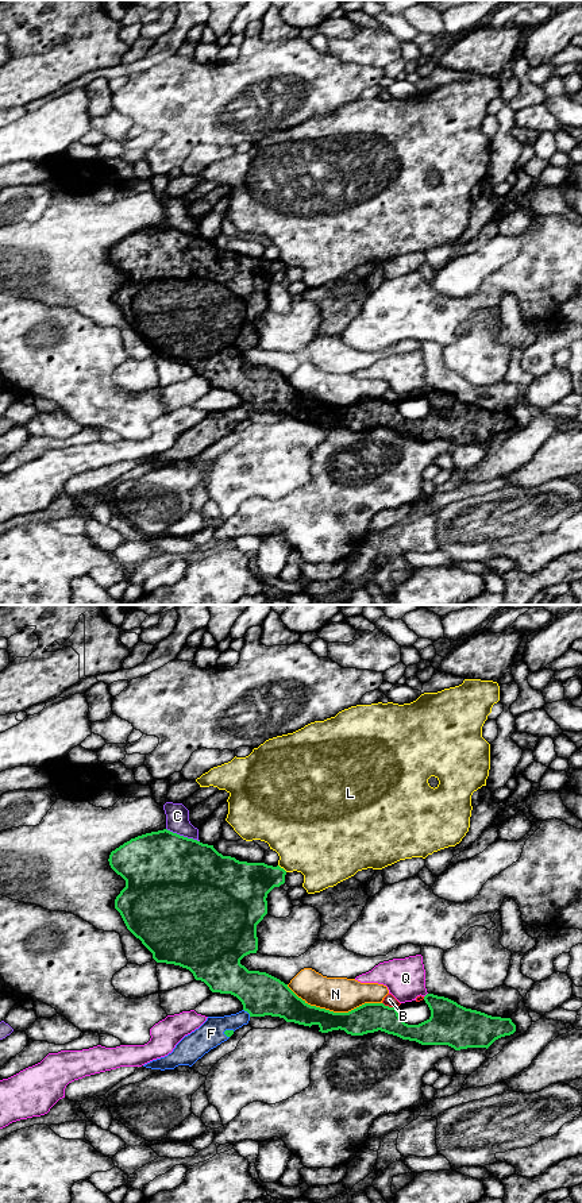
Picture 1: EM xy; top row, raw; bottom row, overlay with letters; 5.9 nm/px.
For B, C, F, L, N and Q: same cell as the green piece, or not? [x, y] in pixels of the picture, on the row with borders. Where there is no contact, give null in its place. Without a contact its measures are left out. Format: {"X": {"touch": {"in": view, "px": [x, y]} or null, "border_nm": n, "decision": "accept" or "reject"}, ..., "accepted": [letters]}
{"B": {"touch": {"in": "xy", "px": [388, 1006]}, "border_nm": 90, "decision": "reject"}, "C": {"touch": {"in": "xy", "px": [182, 836]}, "border_nm": 220, "decision": "reject"}, "F": {"touch": {"in": "xy", "px": [247, 1011]}, "border_nm": 60, "decision": "accept"}, "L": {"touch": {"in": "xy", "px": [282, 868]}, "border_nm": 70, "decision": "reject"}, "N": {"touch": {"in": "xy", "px": [332, 1011]}, "border_nm": 600, "decision": "reject"}, "Q": {"touch": {"in": "xy", "px": [426, 995]}, "border_nm": 40, "decision": "reject"}, "accepted": ["F"]}

